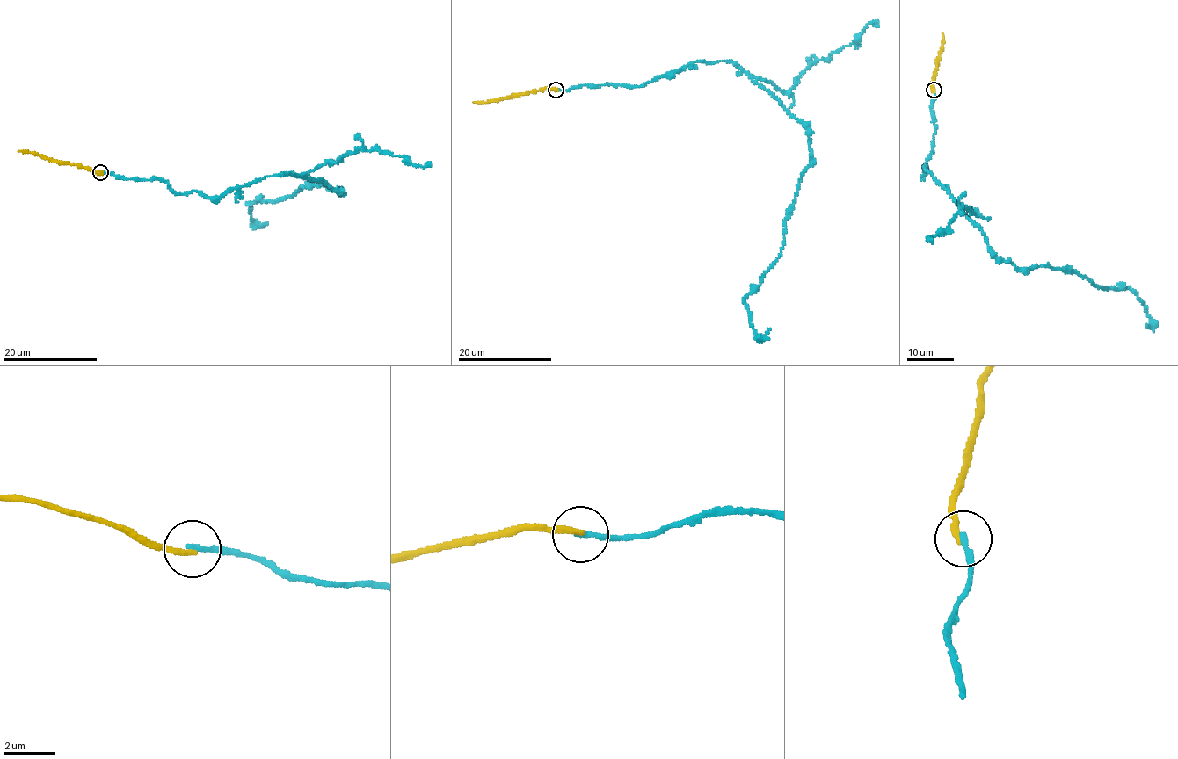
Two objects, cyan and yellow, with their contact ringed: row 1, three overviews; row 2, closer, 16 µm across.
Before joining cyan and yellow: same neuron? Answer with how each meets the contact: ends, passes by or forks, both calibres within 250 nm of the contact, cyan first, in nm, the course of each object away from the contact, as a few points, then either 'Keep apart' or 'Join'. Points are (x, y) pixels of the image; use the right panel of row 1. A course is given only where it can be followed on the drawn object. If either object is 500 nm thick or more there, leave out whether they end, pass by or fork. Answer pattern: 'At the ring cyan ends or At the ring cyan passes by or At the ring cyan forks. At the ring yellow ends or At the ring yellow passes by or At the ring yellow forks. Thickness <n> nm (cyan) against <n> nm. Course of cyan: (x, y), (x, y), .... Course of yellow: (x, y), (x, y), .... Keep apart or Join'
At the ring cyan ends. At the ring yellow ends. Thickness 200 nm (cyan) against 240 nm. Course of cyan: (934, 90), (933, 153), (925, 169), (990, 249), (1016, 269), (1047, 265), (1094, 285), (1130, 287), (1147, 326). Course of yellow: (934, 90), (932, 82), (942, 43), (942, 32). Keep apart

